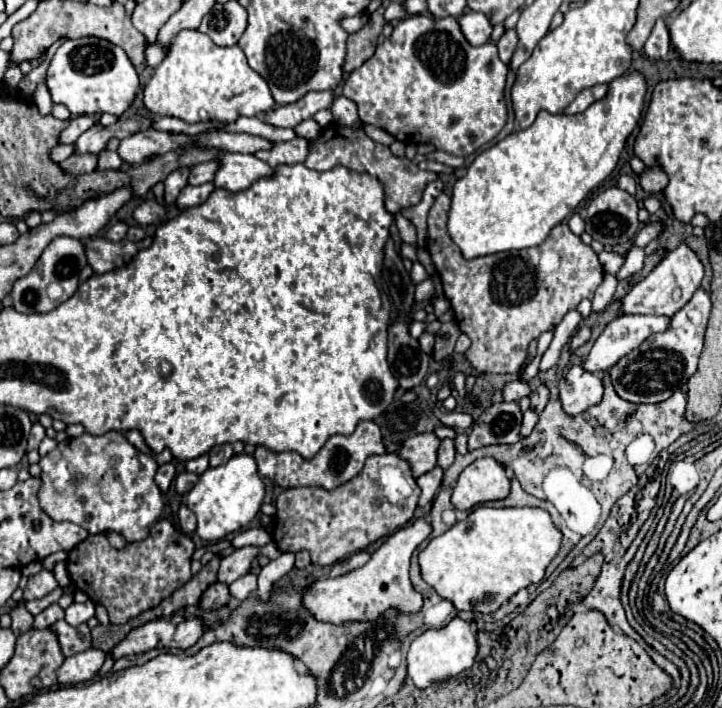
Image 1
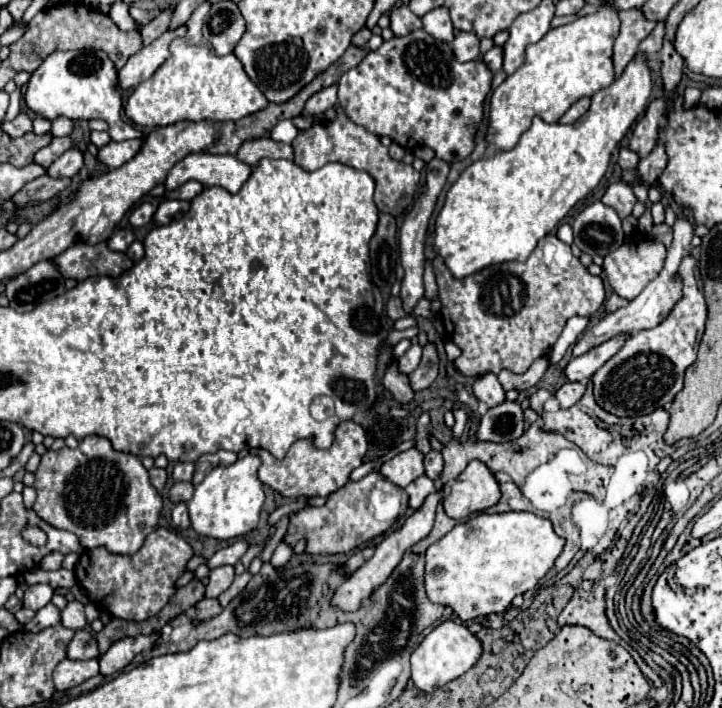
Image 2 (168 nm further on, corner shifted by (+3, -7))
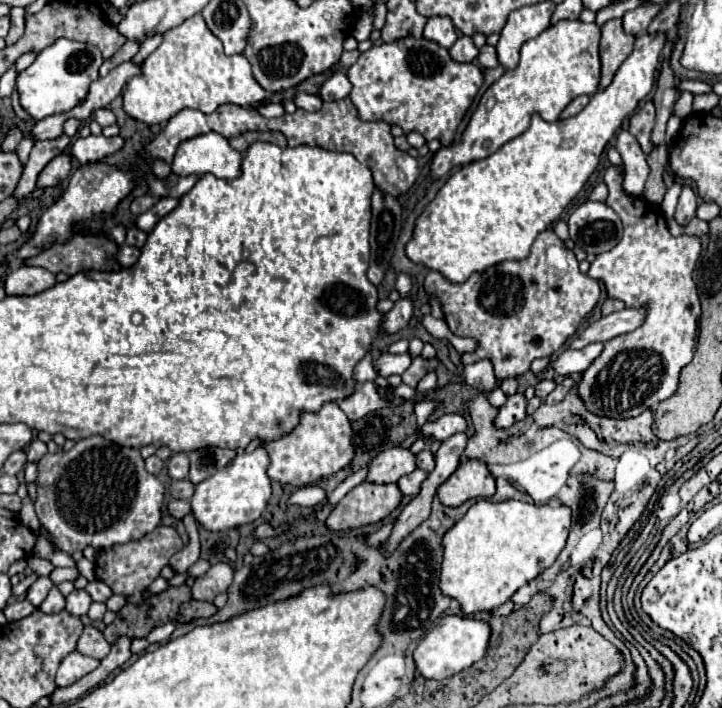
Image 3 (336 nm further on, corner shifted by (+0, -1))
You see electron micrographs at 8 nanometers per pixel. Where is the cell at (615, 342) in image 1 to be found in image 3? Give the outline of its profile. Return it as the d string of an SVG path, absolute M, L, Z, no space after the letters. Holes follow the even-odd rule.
M591 343L579 351L567 349L553 361L553 369L563 377L581 375L601 355L601 351L603 351L603 343Z

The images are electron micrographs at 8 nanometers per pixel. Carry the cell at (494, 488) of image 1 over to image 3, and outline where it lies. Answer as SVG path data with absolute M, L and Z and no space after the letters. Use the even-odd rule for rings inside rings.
M477 459L463 461L457 471L439 487L437 497L447 507L459 507L467 499L489 499L495 495L495 479L487 465Z

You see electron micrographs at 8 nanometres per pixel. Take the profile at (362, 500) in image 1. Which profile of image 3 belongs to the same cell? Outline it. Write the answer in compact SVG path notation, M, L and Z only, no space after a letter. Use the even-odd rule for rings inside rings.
M363 481L335 505L325 525L331 531L349 531L379 523L399 507L401 499L403 493L395 483L375 485Z

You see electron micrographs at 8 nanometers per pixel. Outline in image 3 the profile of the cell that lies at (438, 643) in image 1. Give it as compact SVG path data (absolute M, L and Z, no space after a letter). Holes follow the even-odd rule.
M445 615L439 619L439 623L427 633L427 637L417 645L413 651L413 659L417 665L417 671L425 679L447 679L473 663L477 663L485 653L489 645L489 625L483 621L477 621L473 617L457 617L457 615Z

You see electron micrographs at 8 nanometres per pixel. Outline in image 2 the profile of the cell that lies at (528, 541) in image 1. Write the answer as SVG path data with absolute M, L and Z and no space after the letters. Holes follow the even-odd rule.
M510 511L510 513L478 513L466 523L456 525L448 535L428 547L426 551L426 593L432 603L448 605L462 621L474 617L484 617L490 613L504 613L516 595L534 589L538 581L550 571L556 557L562 553L564 539L558 537L552 529L550 519L528 513L528 511Z

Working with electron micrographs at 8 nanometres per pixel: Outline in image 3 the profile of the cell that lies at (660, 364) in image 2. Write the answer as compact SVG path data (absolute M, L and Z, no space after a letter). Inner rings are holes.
M609 167L605 173L609 197L605 203L621 217L623 237L617 243L617 247L613 247L607 253L597 255L587 275L597 281L603 281L609 297L625 301L627 307L647 305L649 311L647 311L645 323L639 329L619 335L605 343L605 351L591 363L591 367L583 373L583 379L579 383L579 395L585 401L585 407L599 417L613 417L613 419L635 417L647 409L655 411L661 401L665 401L669 395L677 391L679 373L695 355L697 323L701 317L701 301L699 301L697 287L693 283L693 269L701 253L699 237L691 237L691 235L673 237L667 229L663 211L641 197L629 199L629 195L621 191L621 181L623 181L621 171L617 167Z

